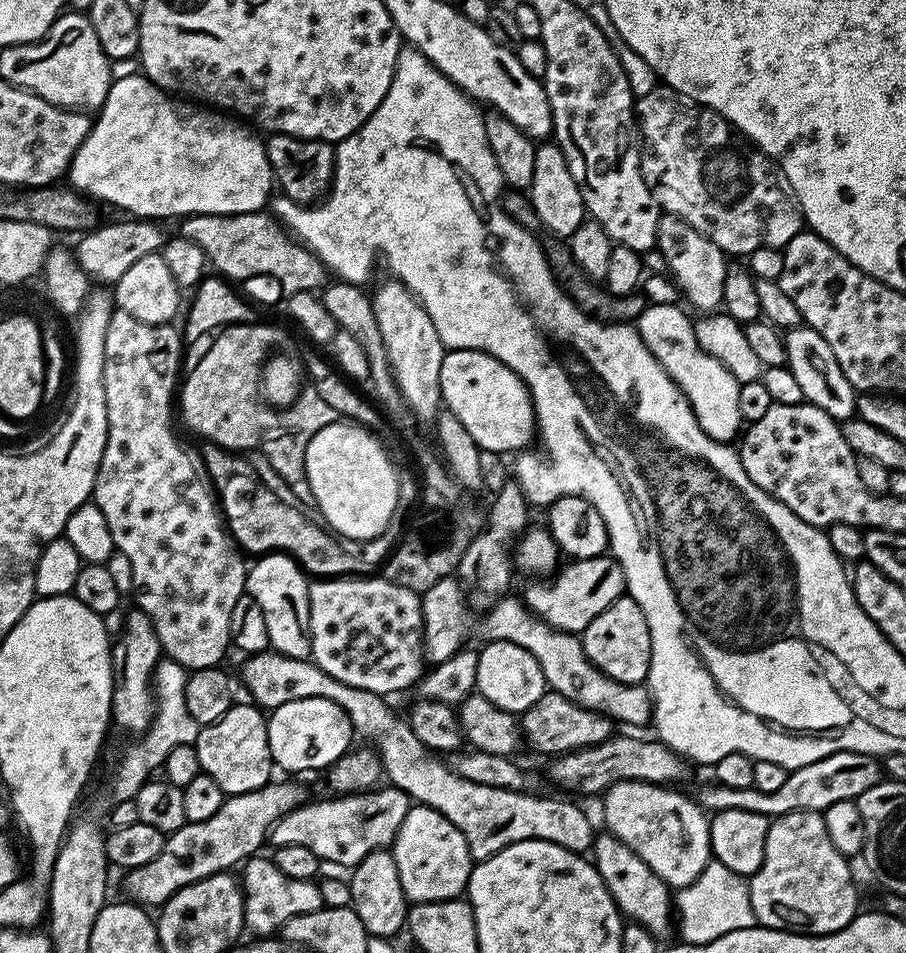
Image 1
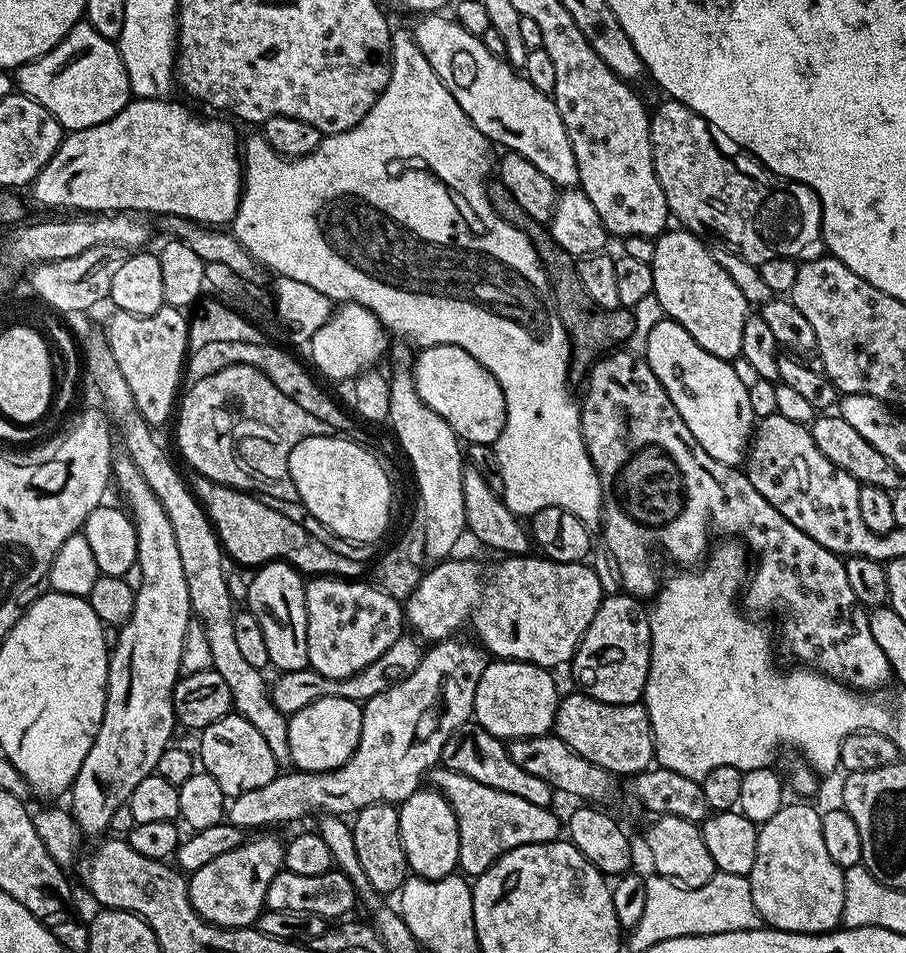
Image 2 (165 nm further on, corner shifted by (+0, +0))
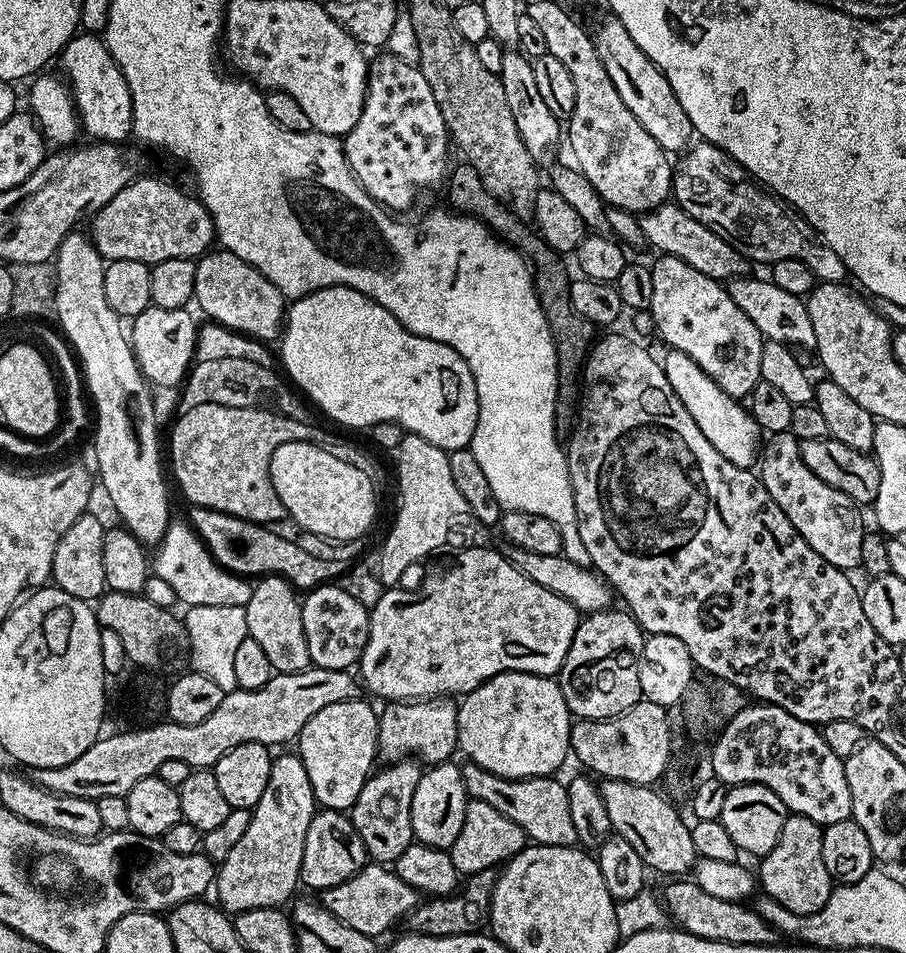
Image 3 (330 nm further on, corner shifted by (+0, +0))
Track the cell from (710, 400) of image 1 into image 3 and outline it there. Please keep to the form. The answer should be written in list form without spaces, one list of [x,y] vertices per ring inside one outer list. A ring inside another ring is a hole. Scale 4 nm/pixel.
[[[668,350],[665,351],[665,353],[665,356],[662,356],[662,363],[664,365],[664,373],[666,374],[666,378],[670,382],[672,392],[674,394],[678,394],[678,398],[682,402],[682,406],[686,406],[686,410],[690,410],[690,418],[694,418],[694,422],[698,422],[698,430],[702,430],[702,434],[706,434],[706,438],[710,442],[710,446],[714,446],[714,450],[718,450],[718,454],[722,454],[722,458],[726,458],[730,462],[734,462],[734,466],[738,466],[739,468],[751,469],[753,465],[757,463],[758,453],[762,447],[762,433],[758,425],[754,422],[751,412],[748,411],[747,407],[745,407],[745,405],[741,403],[737,397],[727,396],[727,394],[722,391],[722,389],[716,385],[716,383],[713,382],[713,380],[711,380],[699,366],[696,365],[694,358],[690,358],[686,354],[682,354],[681,352],[675,350]]]

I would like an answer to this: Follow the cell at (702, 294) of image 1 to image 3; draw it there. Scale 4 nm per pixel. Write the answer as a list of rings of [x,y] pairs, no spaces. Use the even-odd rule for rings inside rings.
[[[663,254],[650,267],[654,278],[654,298],[650,315],[669,349],[694,358],[697,366],[727,396],[747,398],[760,379],[762,346],[765,339],[759,330],[738,310],[734,298],[721,281],[710,278],[694,266]]]

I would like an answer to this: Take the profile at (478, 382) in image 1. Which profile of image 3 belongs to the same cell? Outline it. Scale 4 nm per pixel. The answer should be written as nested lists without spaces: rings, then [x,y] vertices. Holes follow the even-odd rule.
[[[335,284],[332,288],[323,288],[305,296],[295,297],[287,305],[286,319],[283,321],[282,335],[279,340],[280,352],[278,348],[278,356],[279,359],[280,356],[284,359],[285,369],[283,368],[283,371],[286,373],[287,379],[317,409],[320,407],[330,419],[337,420],[338,423],[345,424],[348,428],[363,428],[363,430],[370,429],[376,423],[398,423],[405,433],[426,438],[426,442],[434,442],[434,446],[438,446],[446,453],[471,445],[474,426],[478,426],[478,390],[474,386],[470,366],[466,366],[464,359],[450,346],[446,346],[442,342],[434,342],[430,338],[422,338],[418,334],[406,330],[402,326],[402,322],[398,322],[398,318],[394,318],[394,314],[390,314],[390,310],[386,310],[380,304],[375,304],[369,296],[364,296],[358,290],[346,288],[342,284]]]

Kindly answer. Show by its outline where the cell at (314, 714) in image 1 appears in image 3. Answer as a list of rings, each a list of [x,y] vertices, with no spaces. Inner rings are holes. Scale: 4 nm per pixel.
[[[364,698],[334,702],[326,710],[318,710],[299,734],[298,754],[310,774],[310,786],[320,808],[351,809],[362,794],[362,786],[374,771],[372,763],[378,760],[378,726],[380,717]]]

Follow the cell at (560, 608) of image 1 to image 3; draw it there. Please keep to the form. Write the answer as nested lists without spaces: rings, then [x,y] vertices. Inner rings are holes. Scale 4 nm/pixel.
[[[465,546],[455,553],[456,556],[445,568],[436,568],[424,580],[421,588],[411,592],[405,586],[389,587],[373,608],[368,617],[368,641],[360,655],[358,676],[363,687],[368,688],[376,696],[381,696],[384,702],[407,702],[409,700],[431,700],[433,698],[459,697],[475,690],[479,684],[485,684],[490,678],[494,678],[503,672],[529,672],[535,676],[555,677],[561,666],[566,662],[566,654],[570,650],[570,642],[574,642],[574,634],[578,630],[582,619],[581,613],[575,606],[566,602],[554,590],[546,590],[546,586],[538,586],[538,582],[526,578],[515,566],[504,557],[503,551],[495,552],[492,548],[476,548],[477,546]]]

